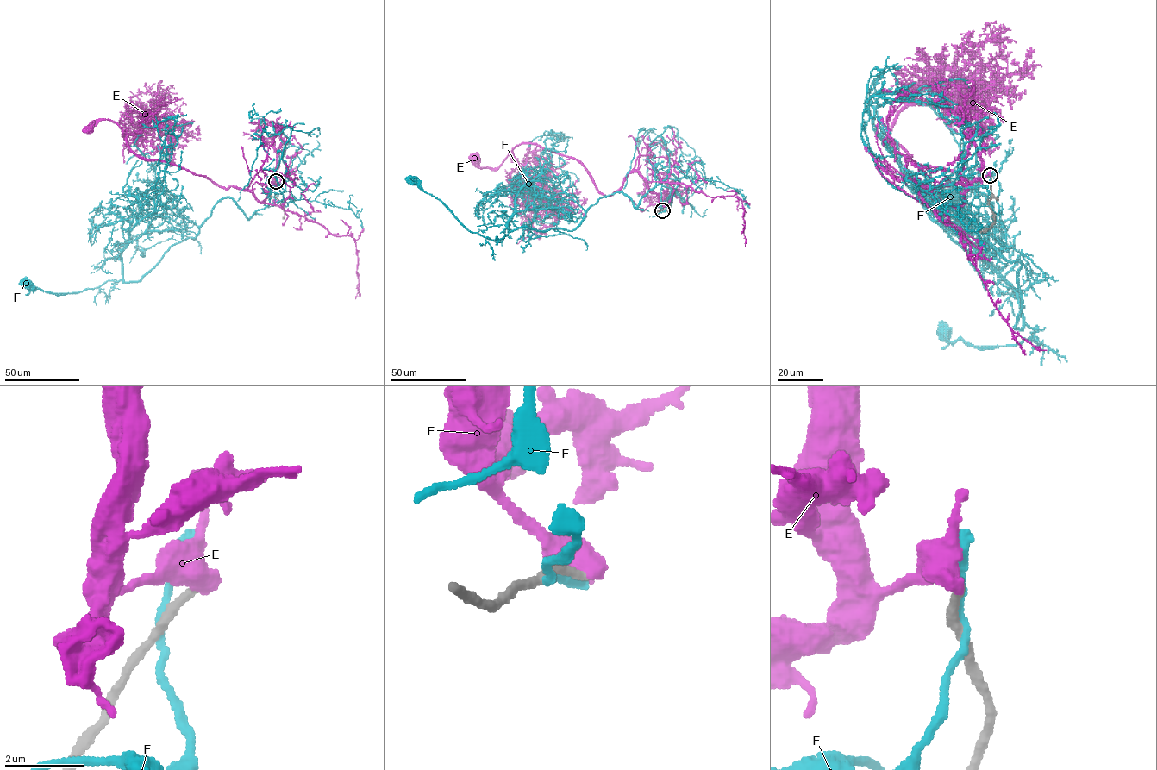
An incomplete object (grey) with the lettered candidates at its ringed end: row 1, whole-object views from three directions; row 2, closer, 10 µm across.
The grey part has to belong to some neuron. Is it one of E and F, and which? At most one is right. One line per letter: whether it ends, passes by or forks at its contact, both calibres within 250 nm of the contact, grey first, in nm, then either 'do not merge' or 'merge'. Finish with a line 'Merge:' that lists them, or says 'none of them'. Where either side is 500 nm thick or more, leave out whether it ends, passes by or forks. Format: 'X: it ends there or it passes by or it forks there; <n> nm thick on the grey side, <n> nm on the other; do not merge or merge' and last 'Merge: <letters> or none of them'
E: 240 nm thick on the grey side, 500 nm on the other; do not merge
F: it passes by; 240 nm thick on the grey side, 170 nm on the other; do not merge
Merge: none of them

